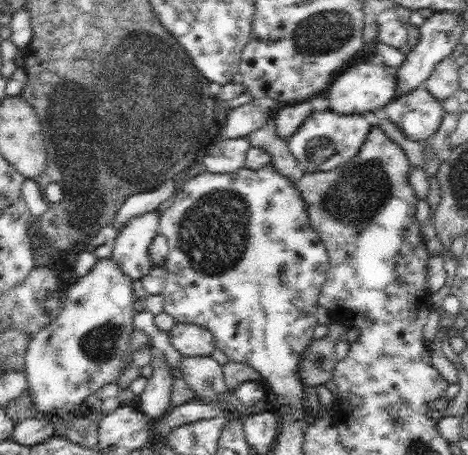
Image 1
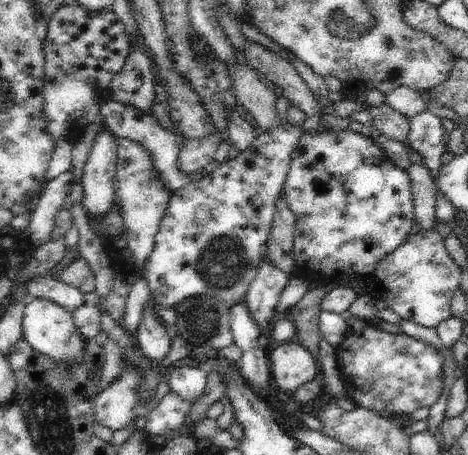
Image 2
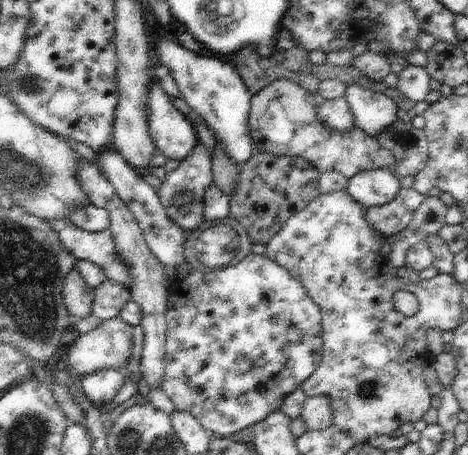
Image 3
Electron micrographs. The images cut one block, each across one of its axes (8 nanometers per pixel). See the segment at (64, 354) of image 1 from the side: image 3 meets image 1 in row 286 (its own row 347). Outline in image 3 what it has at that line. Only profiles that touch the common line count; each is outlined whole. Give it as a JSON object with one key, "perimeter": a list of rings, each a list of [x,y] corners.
{"perimeter":[[[113,318],[113,320],[101,322],[95,330],[79,336],[67,348],[67,372],[69,372],[69,378],[81,378],[81,380],[99,370],[125,372],[131,356],[133,356],[133,328],[123,324],[119,318]]]}

